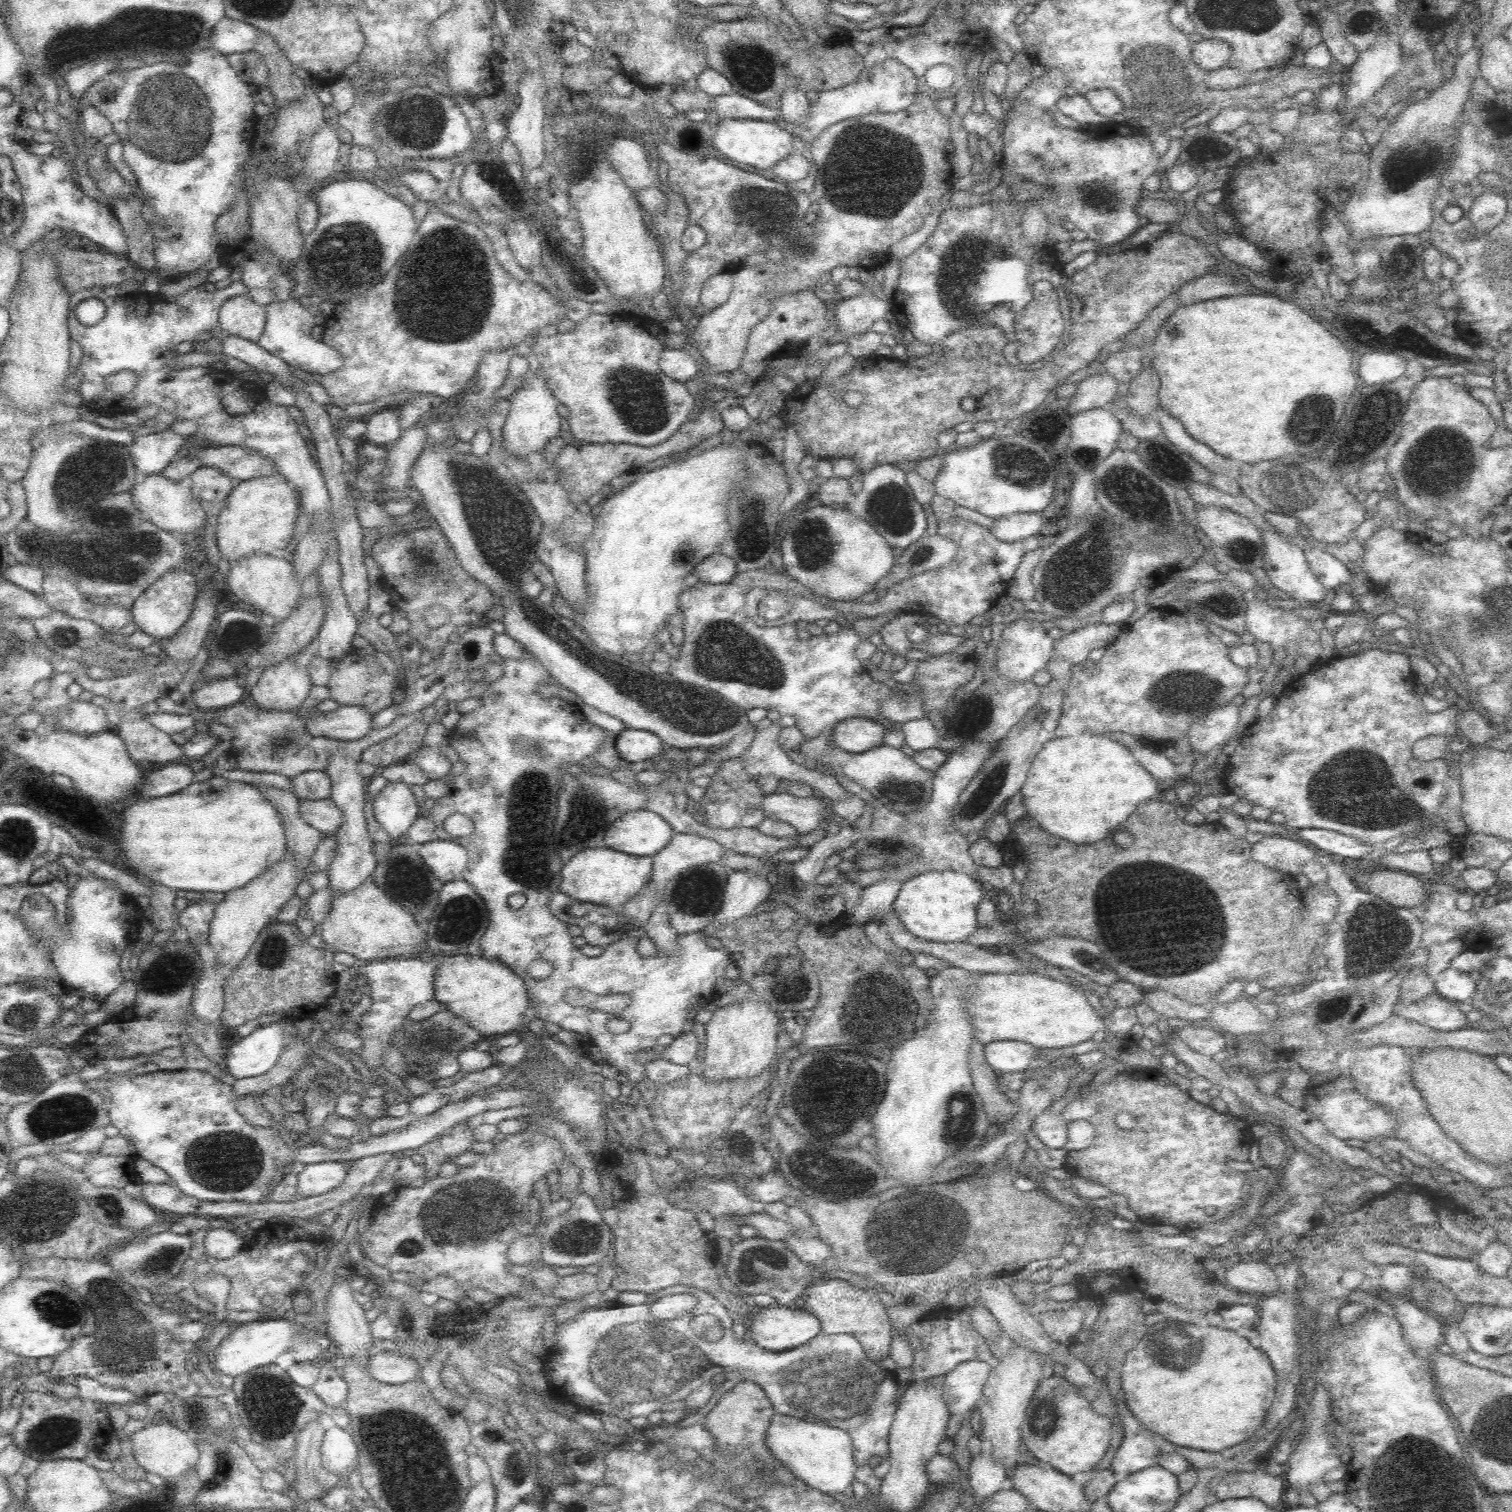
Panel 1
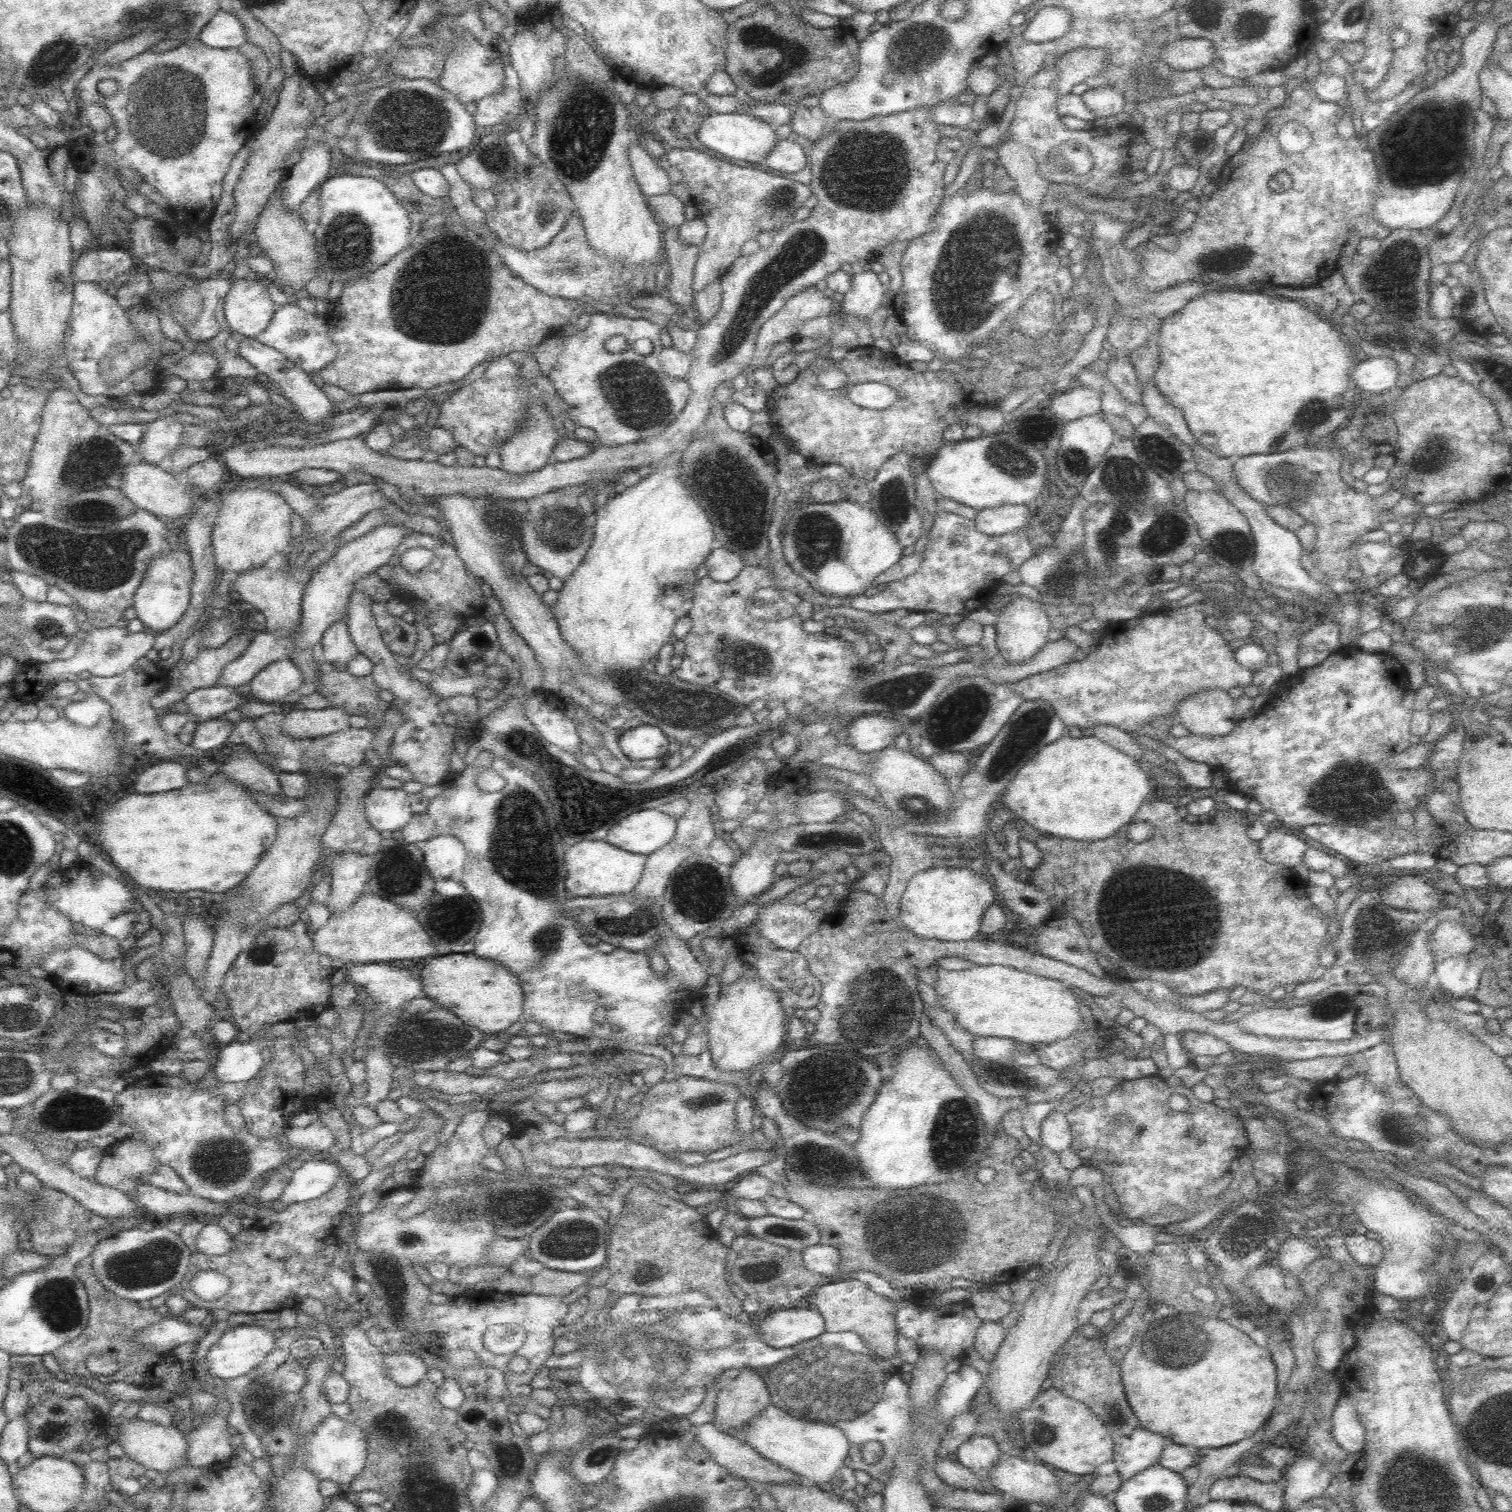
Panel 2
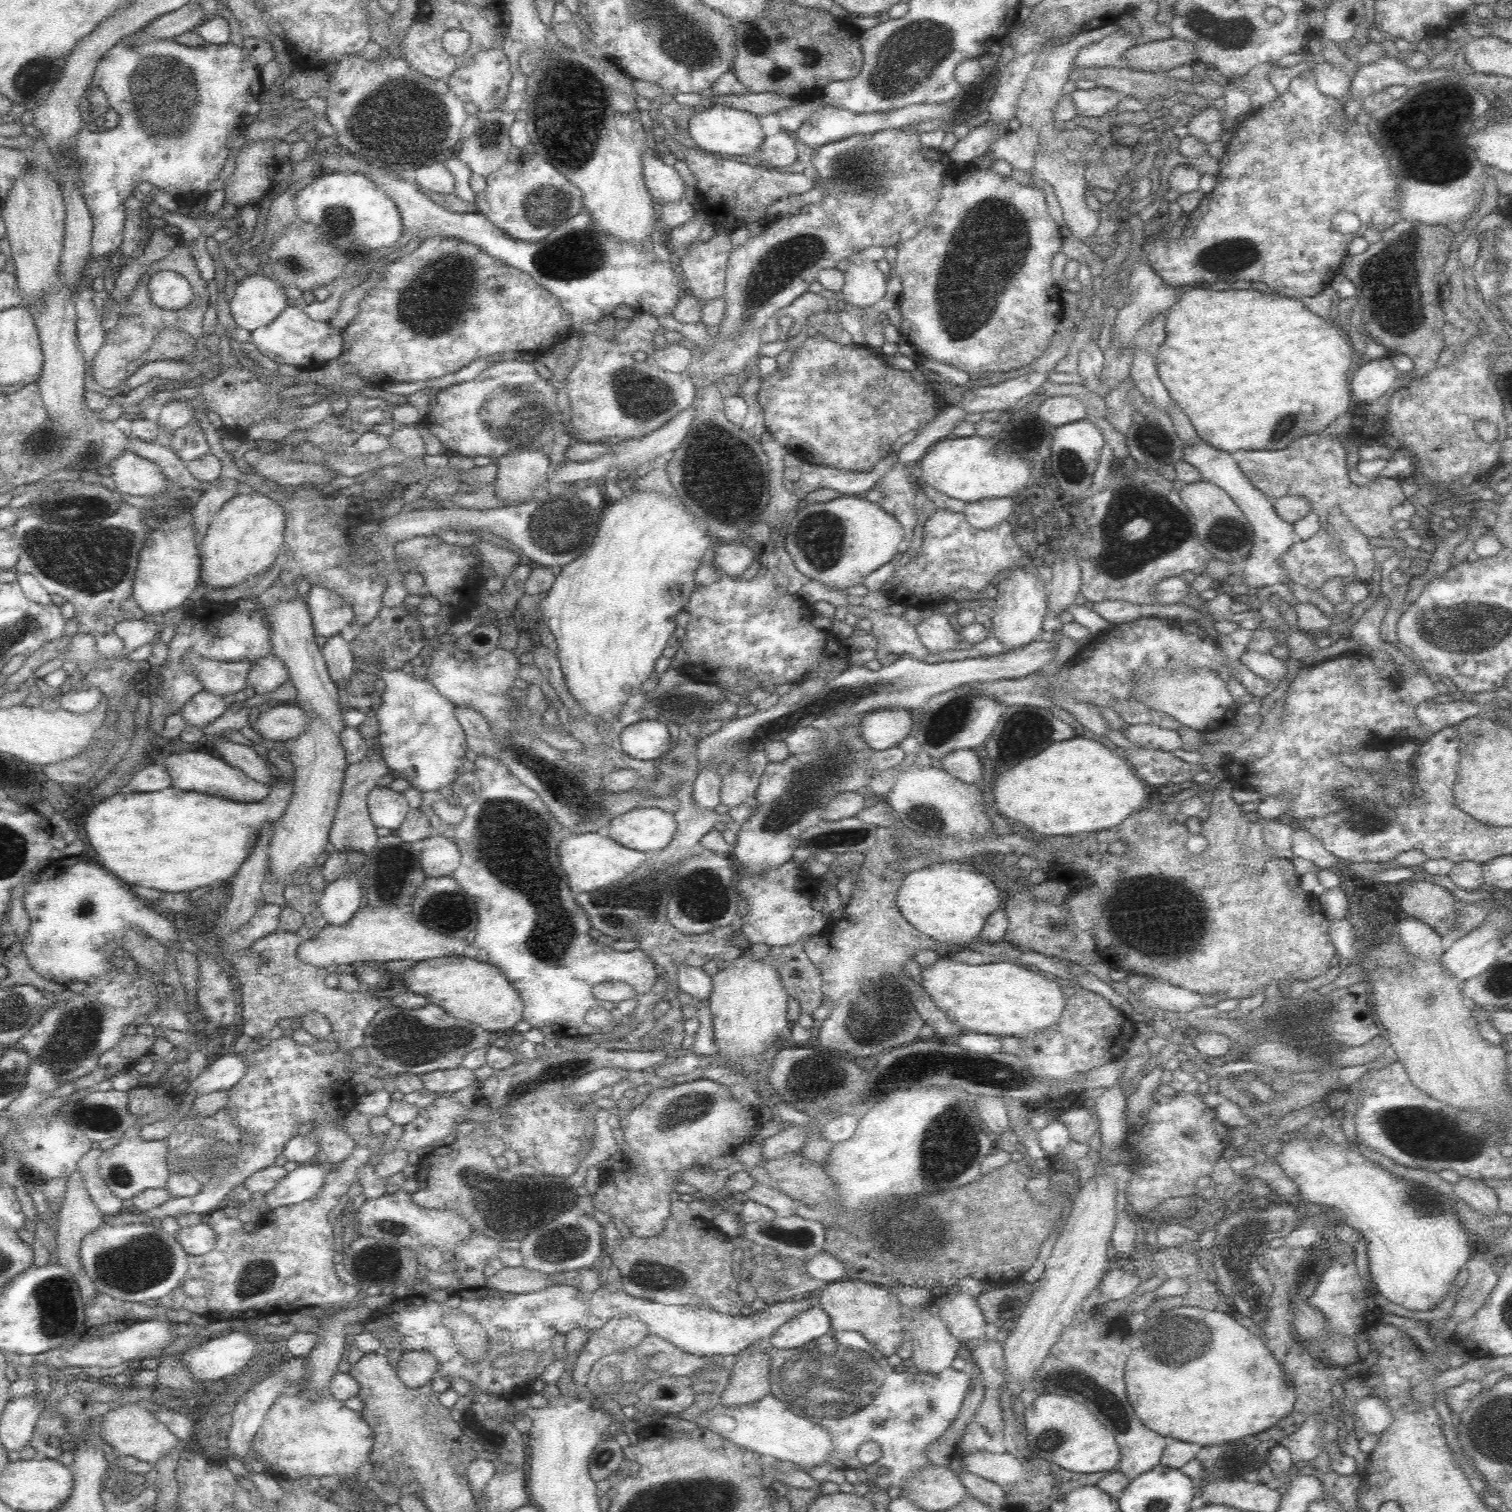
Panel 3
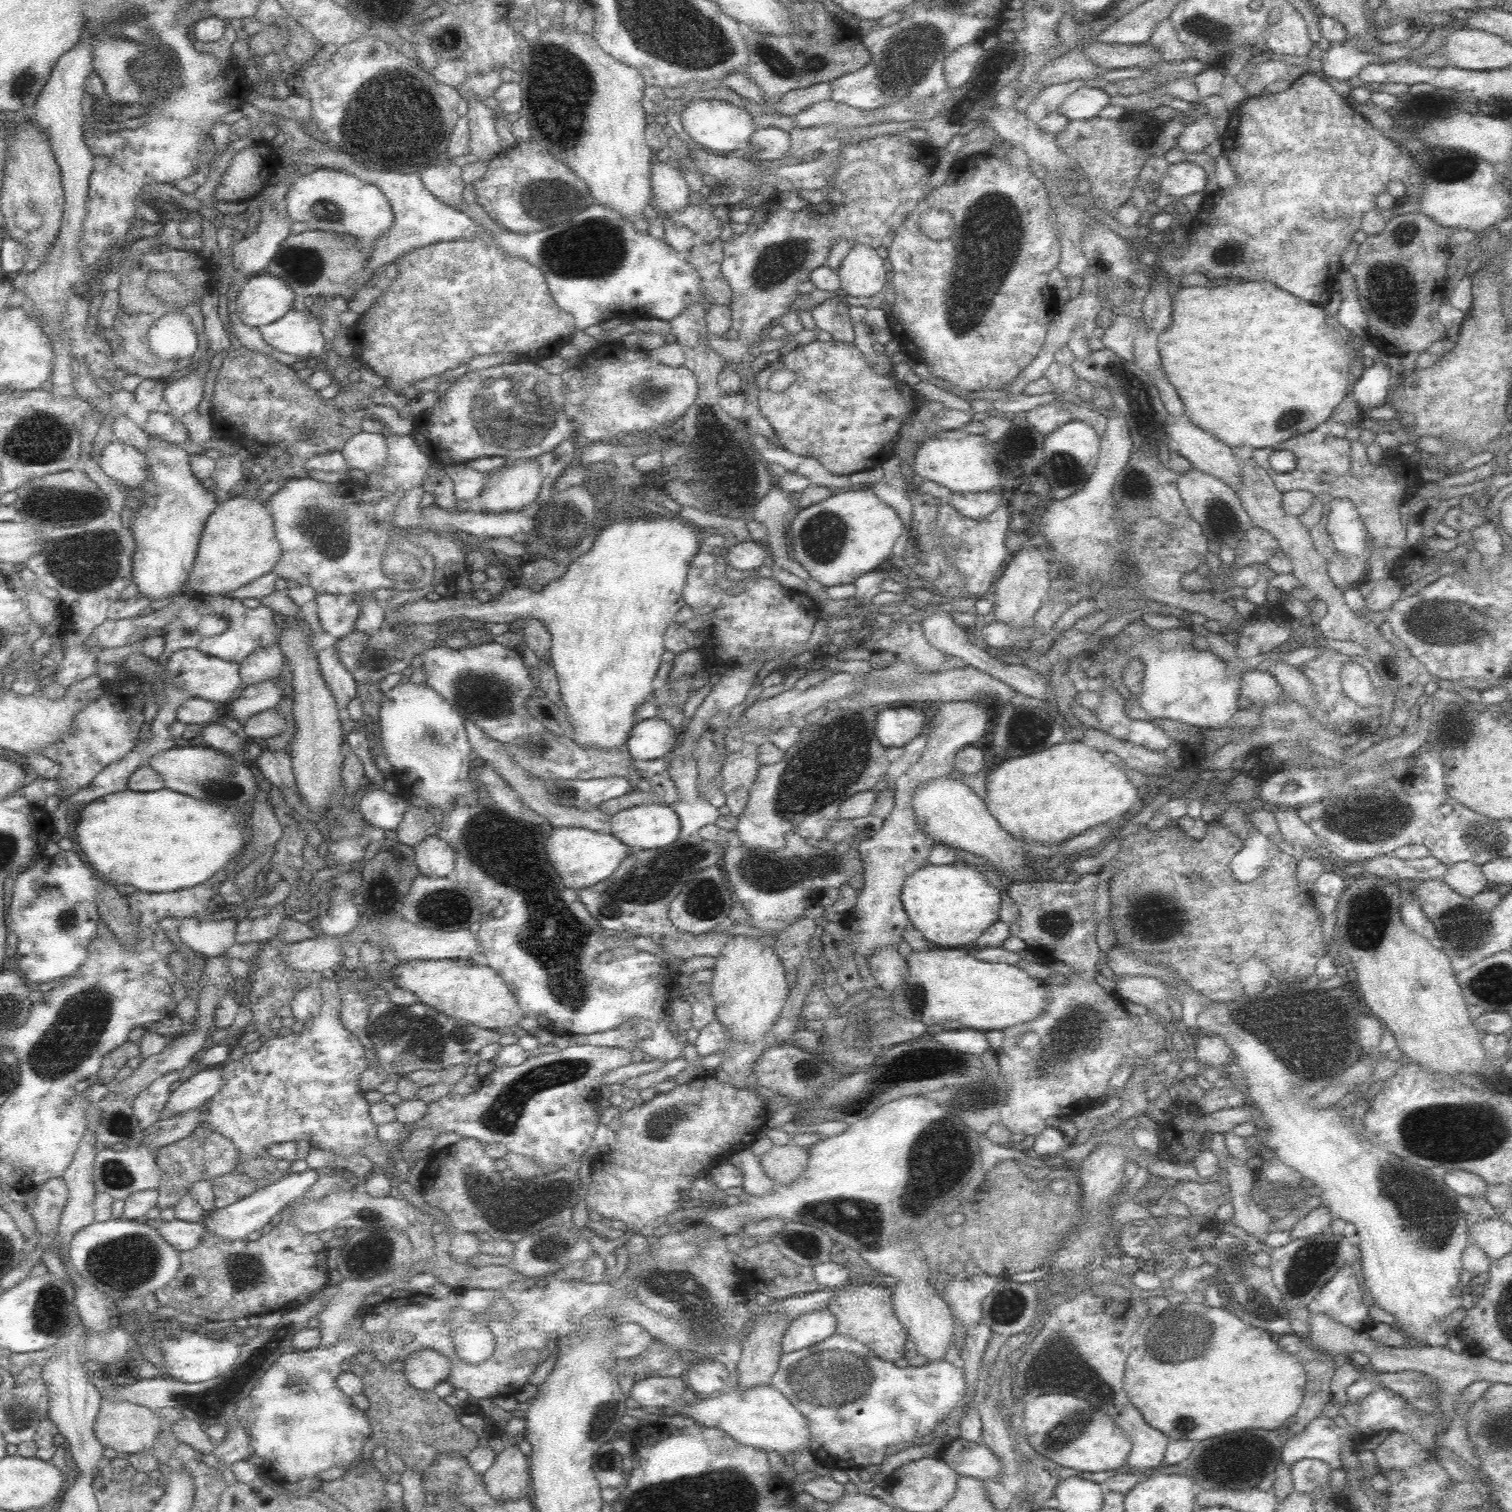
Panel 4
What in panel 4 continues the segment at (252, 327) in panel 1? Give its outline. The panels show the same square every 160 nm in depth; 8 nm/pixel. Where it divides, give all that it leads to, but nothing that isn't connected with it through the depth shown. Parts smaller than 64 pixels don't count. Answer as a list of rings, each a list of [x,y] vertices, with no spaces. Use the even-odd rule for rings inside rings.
[[[249,276],[236,294],[235,312],[247,326],[280,320],[293,308],[295,292],[277,276]]]

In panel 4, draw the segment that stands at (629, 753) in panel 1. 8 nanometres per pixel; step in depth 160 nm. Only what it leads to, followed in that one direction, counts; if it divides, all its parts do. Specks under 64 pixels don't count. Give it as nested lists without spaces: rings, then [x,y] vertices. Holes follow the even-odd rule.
[[[658,717],[642,720],[634,723],[626,746],[636,760],[656,760],[670,754],[679,745],[680,731]]]

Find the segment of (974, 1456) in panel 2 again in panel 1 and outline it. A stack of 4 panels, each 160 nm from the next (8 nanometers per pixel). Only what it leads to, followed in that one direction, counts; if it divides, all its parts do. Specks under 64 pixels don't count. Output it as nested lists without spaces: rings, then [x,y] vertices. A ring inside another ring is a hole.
[[[982,1440],[981,1452],[970,1460],[970,1469],[966,1477],[970,1479],[970,1486],[976,1505],[979,1506],[1007,1486],[1008,1470],[992,1457],[992,1446]]]

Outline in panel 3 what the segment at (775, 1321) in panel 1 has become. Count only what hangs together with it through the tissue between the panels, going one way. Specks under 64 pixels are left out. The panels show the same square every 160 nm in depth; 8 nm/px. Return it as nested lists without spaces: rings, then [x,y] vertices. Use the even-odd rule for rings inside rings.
[[[812,1306],[810,1310],[801,1312],[777,1328],[768,1342],[778,1350],[790,1350],[820,1338],[830,1329],[828,1313],[820,1306]]]

